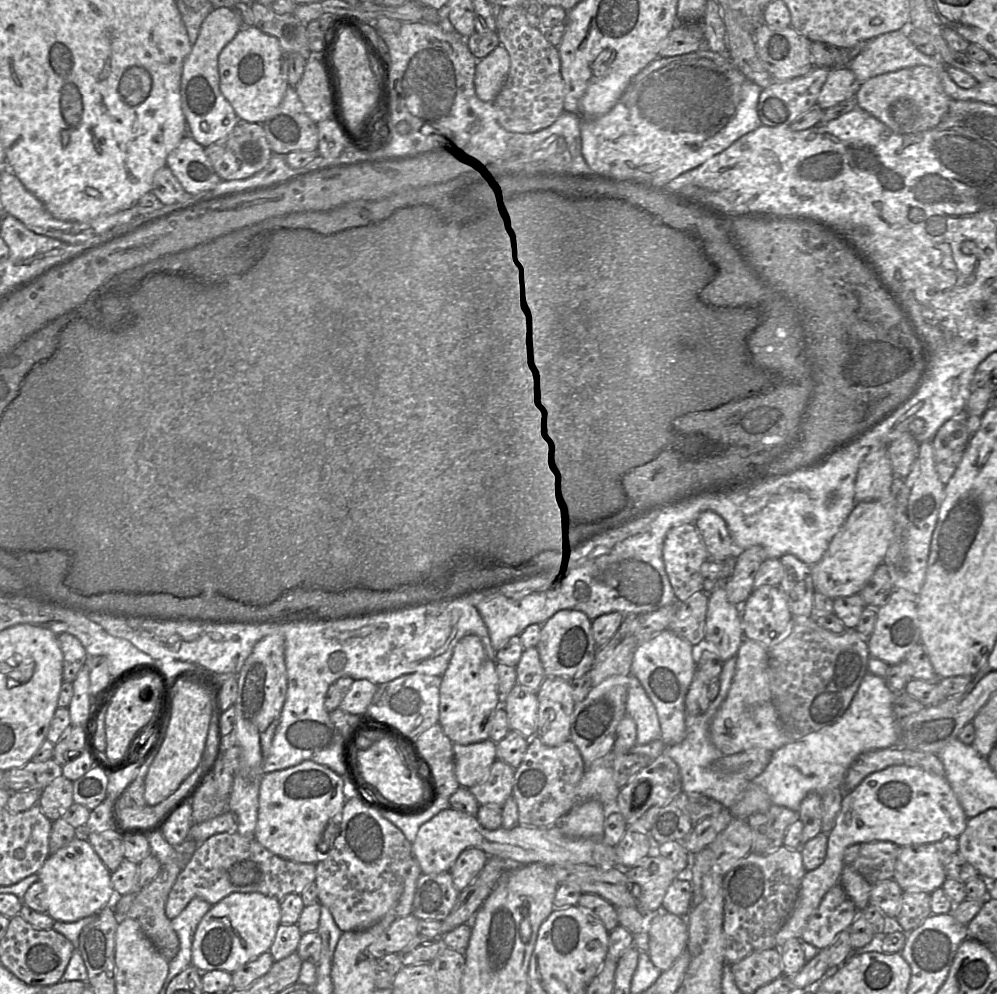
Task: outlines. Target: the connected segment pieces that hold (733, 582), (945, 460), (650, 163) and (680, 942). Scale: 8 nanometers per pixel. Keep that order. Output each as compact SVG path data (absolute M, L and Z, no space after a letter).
M760 545L738 551L731 576L725 581L728 601L741 607L754 589L756 573L766 559L766 552Z
M964 410L946 421L932 440L935 468L946 485L959 465L970 440L968 413Z
M705 43L699 50L694 52L669 57L658 57L632 78L624 94L608 113L596 119L581 122L582 152L584 158L593 172L599 176L614 180L637 182L652 188L663 189L680 174L702 165L711 157L729 148L744 135L759 128L762 123L757 107L762 91L763 89L760 86L745 77L735 66L730 56L723 56L707 49Z
M658 911L647 919L648 955L660 971L668 970L686 949L688 927L685 917Z

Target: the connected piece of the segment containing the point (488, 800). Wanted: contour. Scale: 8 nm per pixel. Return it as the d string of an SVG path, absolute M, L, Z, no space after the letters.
M496 759L486 779L469 788L469 791L480 805L502 807L513 796L514 771L509 764Z

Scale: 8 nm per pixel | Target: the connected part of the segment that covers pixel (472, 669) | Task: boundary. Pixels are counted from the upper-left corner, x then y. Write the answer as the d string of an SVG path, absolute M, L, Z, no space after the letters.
M466 635L456 643L448 666L441 677L438 722L453 744L467 745L489 739L493 714L501 706L495 665L496 662L487 657L476 635Z

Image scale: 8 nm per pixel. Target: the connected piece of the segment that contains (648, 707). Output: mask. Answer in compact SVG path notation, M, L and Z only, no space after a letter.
M632 674L628 676L626 714L636 723L637 745L661 739L656 708L640 681Z

